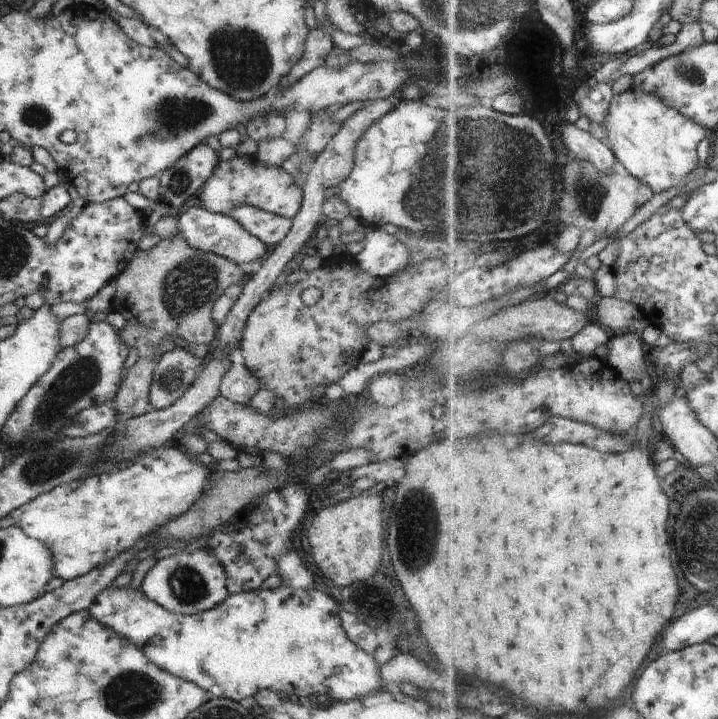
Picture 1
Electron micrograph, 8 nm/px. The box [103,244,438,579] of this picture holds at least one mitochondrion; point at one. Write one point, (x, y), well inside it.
(188, 284)

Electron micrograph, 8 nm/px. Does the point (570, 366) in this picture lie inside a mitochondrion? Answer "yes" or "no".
no

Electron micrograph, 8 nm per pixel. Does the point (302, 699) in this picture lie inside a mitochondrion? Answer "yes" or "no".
no

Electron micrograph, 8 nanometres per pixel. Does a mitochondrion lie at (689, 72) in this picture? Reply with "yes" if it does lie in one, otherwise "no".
yes

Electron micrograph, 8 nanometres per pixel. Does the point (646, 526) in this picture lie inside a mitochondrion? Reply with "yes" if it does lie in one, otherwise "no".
no

